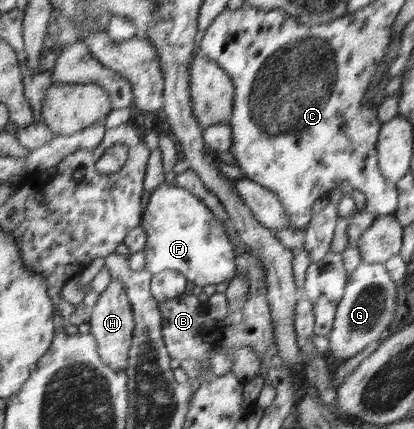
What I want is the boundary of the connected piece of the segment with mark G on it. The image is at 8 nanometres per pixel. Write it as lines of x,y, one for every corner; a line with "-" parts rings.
364,263
352,272
335,312
332,330
327,334
329,352
338,362
346,361
362,352
370,342
377,341
380,334
392,324
396,312
397,286
383,263

